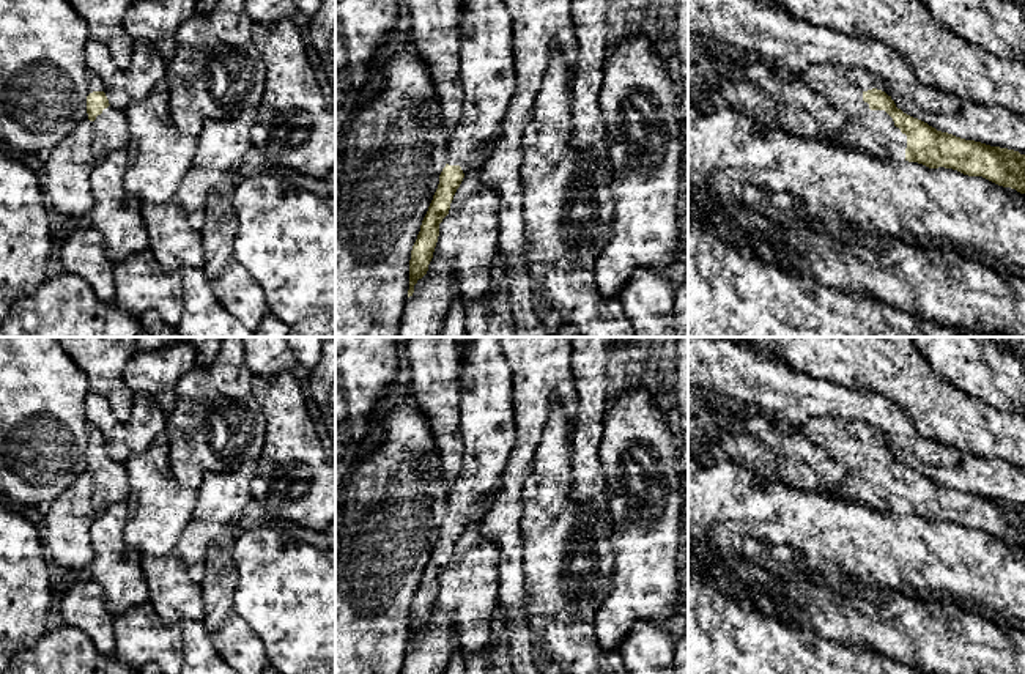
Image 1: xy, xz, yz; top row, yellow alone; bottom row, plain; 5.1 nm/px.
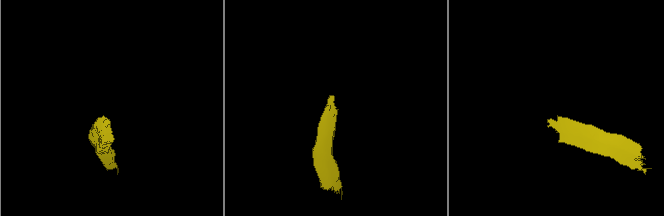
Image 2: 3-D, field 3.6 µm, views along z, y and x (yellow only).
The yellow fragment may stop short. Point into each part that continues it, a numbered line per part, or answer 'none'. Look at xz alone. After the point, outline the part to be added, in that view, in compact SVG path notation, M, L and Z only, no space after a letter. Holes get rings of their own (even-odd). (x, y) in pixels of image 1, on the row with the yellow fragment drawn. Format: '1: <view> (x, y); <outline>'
1: xz (487, 71); M463 0L460 5L460 82L463 113L450 131L447 164L460 165L463 173L480 168L501 135L501 126L516 88L512 17L502 0Z

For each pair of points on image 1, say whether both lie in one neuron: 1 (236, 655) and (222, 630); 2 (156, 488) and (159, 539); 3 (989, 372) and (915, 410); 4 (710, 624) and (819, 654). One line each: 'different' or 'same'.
1: same
2: same
3: different
4: same

